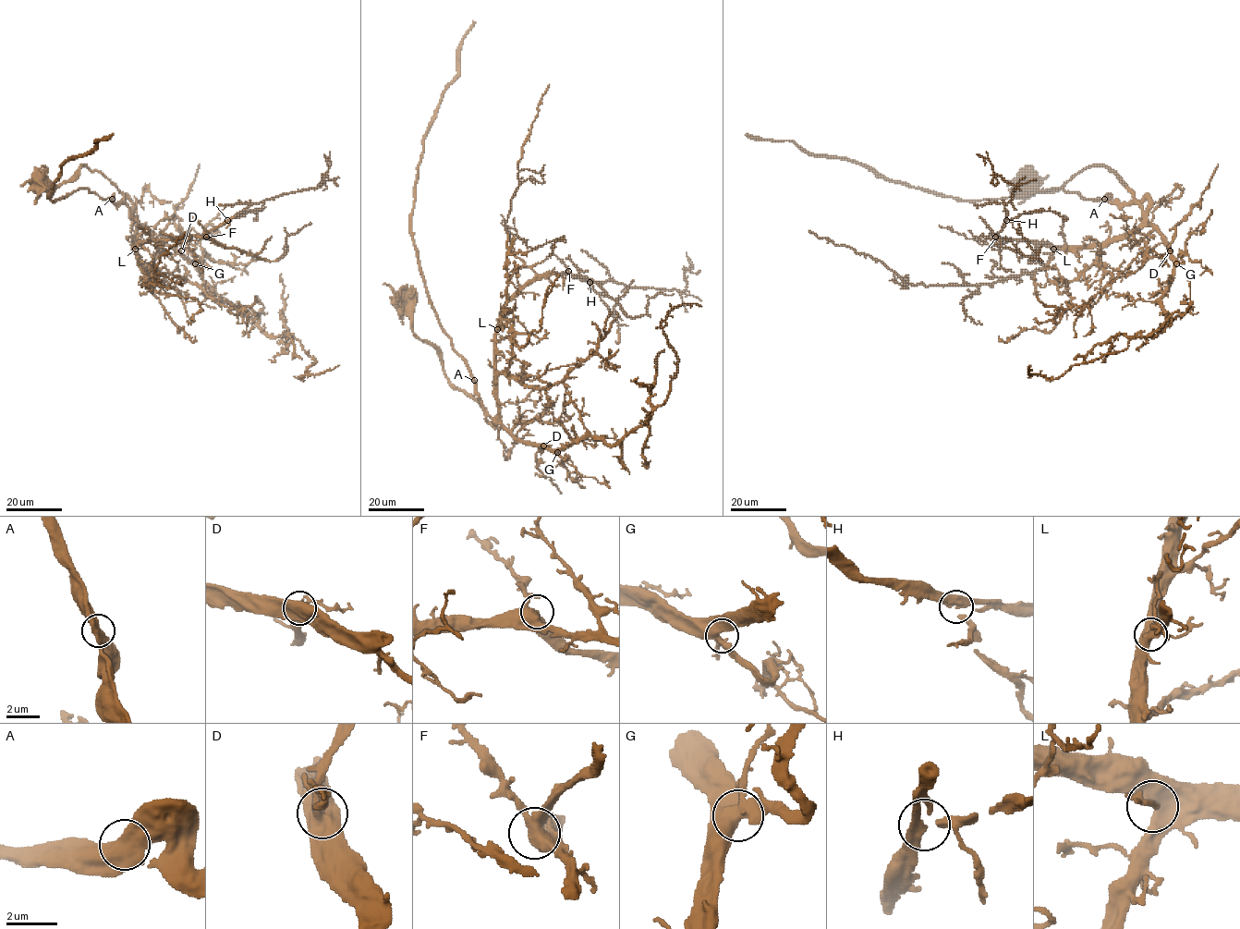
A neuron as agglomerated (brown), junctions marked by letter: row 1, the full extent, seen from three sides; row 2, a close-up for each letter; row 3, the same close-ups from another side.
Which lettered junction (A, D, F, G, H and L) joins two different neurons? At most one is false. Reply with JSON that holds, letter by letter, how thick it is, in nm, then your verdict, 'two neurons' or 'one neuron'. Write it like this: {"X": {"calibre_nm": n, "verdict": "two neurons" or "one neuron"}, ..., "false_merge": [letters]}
{"A": {"calibre_nm": 460, "verdict": "one neuron"}, "D": {"calibre_nm": 400, "verdict": "one neuron"}, "F": {"calibre_nm": 440, "verdict": "one neuron"}, "G": {"calibre_nm": 440, "verdict": "one neuron"}, "H": {"calibre_nm": 300, "verdict": "one neuron"}, "L": {"calibre_nm": 480, "verdict": "one neuron"}, "false_merge": []}

